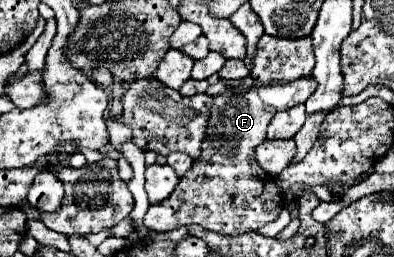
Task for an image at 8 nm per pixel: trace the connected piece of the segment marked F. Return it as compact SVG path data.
M308 76L286 84L254 86L244 94L236 88L228 88L214 96L200 158L192 162L192 168L180 178L170 198L148 208L144 226L154 232L170 232L182 226L200 224L206 230L238 236L276 220L284 208L284 192L280 186L270 186L274 184L274 178L258 168L254 150L264 142L272 116L278 110L304 104L314 88L316 84Z

